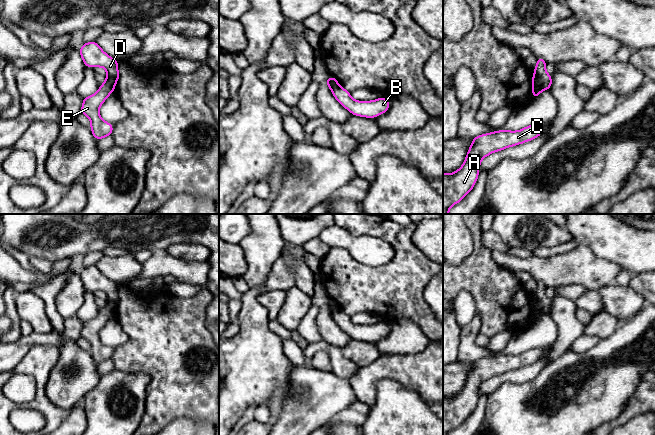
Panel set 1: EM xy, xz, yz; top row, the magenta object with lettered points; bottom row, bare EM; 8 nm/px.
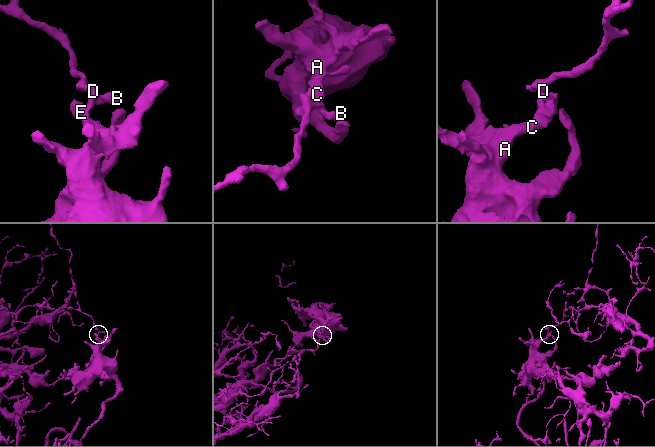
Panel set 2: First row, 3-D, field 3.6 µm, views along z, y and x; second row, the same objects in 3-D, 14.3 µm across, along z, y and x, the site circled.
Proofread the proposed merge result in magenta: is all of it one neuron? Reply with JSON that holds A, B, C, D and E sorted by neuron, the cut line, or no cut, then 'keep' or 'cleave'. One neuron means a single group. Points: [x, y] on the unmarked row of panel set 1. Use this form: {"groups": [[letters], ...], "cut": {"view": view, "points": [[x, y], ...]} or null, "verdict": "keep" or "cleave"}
{"groups": [["A", "C", "E"], ["B", "D"]], "cut": {"view": "yz", "points": [[534, 297], [540, 304], [543, 312]]}, "verdict": "cleave"}

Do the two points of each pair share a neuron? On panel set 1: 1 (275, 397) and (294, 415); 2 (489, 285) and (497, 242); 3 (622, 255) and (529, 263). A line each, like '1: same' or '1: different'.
1: different
2: different
3: different

